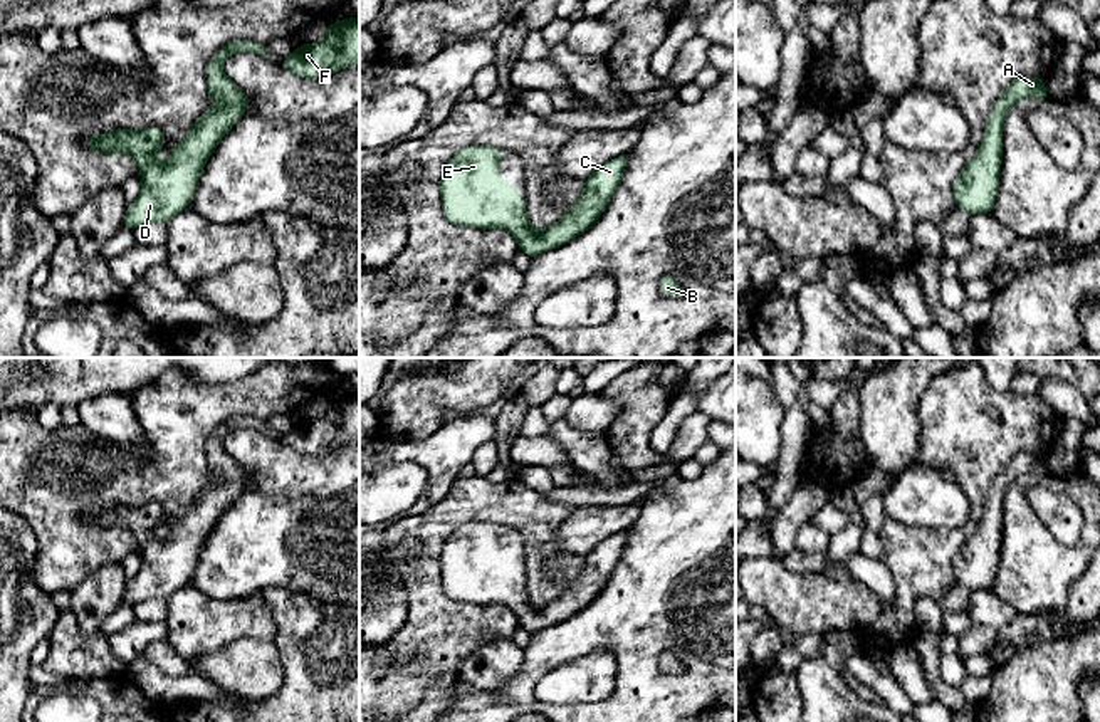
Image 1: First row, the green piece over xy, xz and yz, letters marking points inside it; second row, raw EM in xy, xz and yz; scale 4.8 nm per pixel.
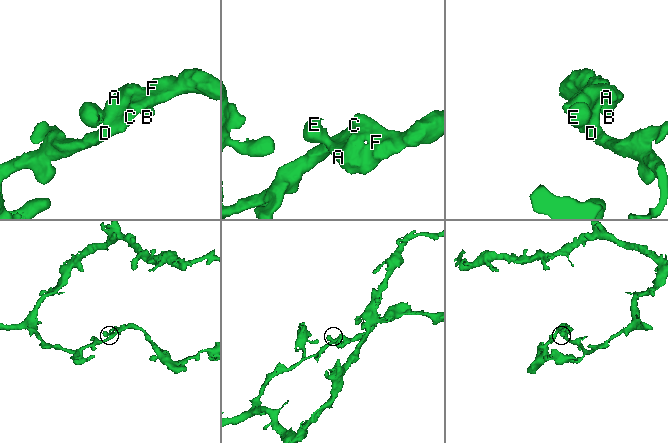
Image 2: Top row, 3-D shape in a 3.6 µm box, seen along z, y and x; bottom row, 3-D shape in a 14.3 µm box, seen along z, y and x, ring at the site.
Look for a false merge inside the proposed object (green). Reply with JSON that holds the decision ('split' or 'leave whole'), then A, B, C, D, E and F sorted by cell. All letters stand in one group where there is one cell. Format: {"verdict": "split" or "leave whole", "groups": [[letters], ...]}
{"verdict": "leave whole", "groups": [["A", "B", "C", "D", "E", "F"]]}

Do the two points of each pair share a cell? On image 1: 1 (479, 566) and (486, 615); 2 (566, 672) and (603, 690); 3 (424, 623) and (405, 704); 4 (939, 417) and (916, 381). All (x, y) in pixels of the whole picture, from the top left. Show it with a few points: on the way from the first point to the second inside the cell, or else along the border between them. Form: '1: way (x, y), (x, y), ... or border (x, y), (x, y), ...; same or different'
1: border (445, 595), (460, 601), (506, 605), (518, 622); different
2: way (576, 672), (588, 672), (597, 680); same
3: way (424, 643), (424, 657), (405, 684); same
4: border (939, 375), (919, 400), (917, 432); different

